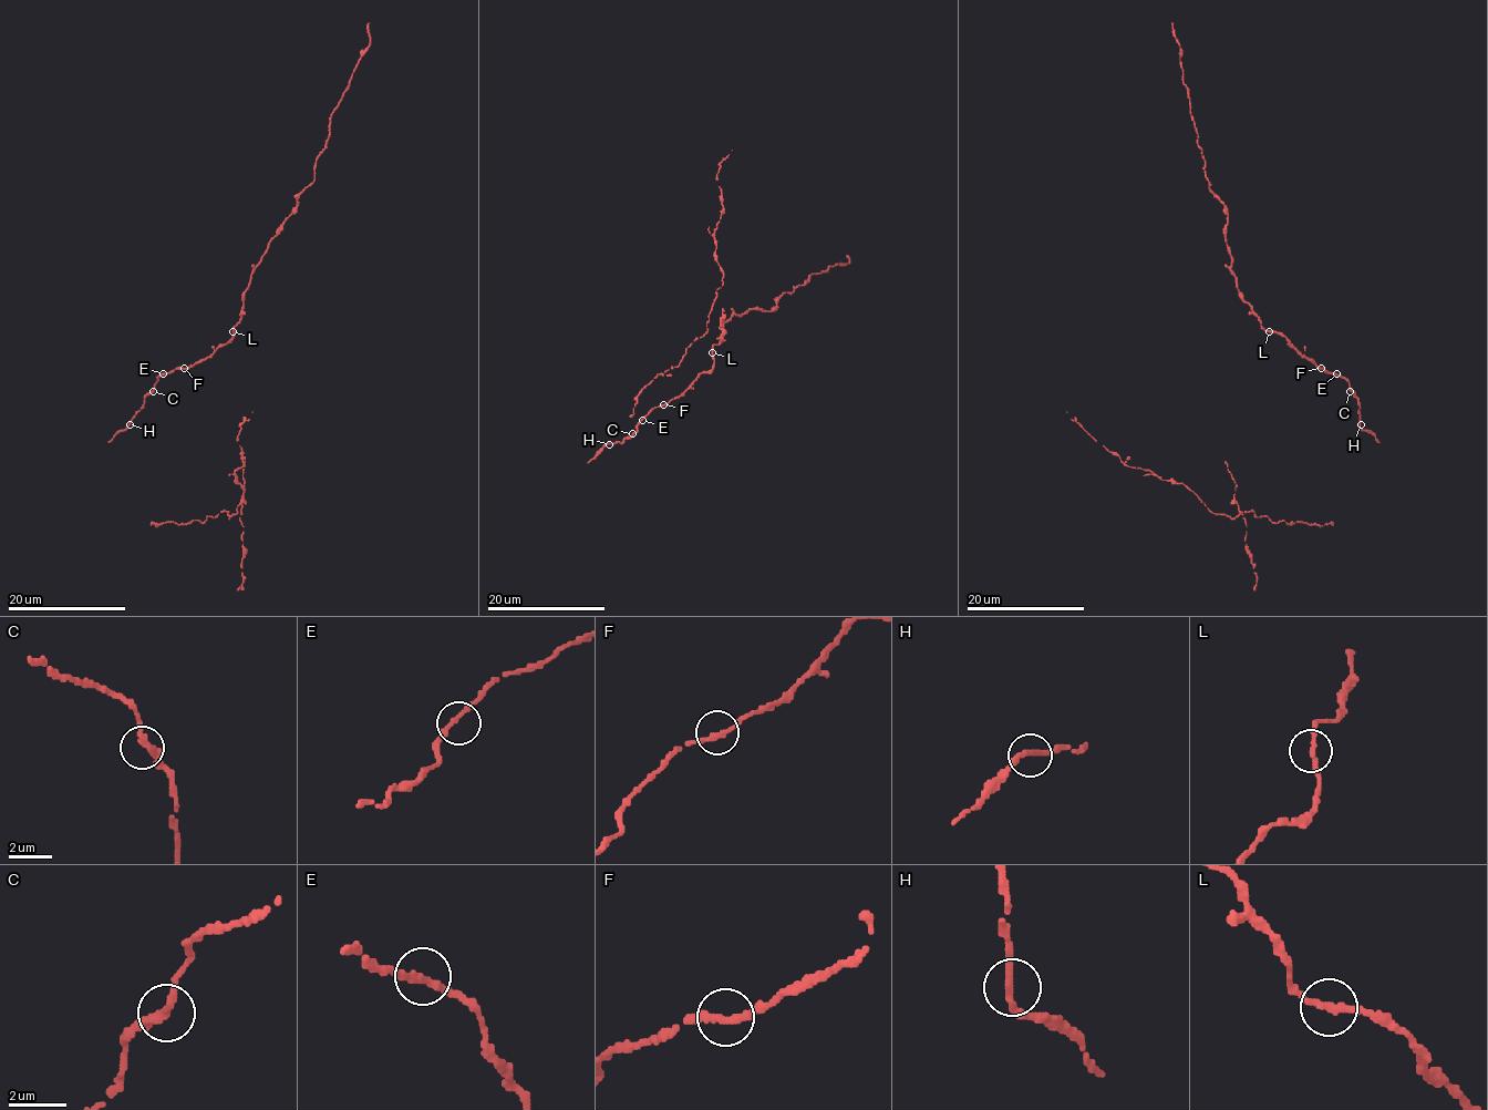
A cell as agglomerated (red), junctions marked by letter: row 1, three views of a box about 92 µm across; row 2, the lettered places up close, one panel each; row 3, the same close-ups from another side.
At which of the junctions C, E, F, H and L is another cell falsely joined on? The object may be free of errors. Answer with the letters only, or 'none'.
none

